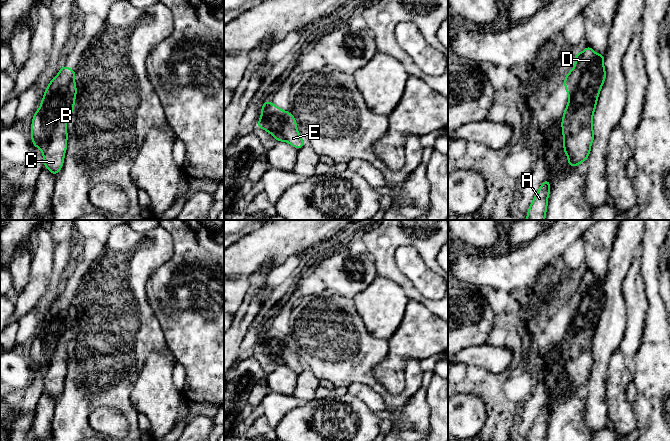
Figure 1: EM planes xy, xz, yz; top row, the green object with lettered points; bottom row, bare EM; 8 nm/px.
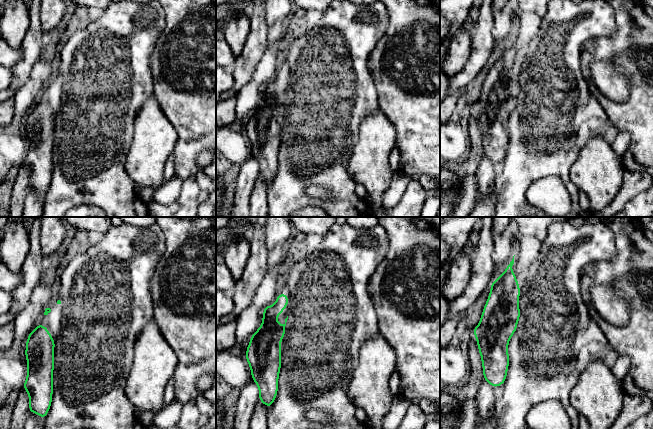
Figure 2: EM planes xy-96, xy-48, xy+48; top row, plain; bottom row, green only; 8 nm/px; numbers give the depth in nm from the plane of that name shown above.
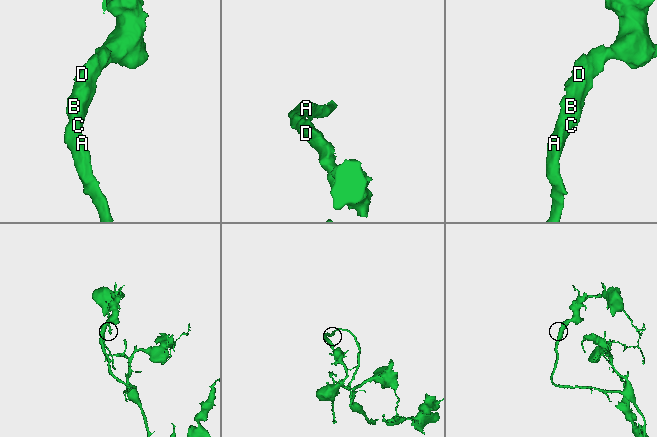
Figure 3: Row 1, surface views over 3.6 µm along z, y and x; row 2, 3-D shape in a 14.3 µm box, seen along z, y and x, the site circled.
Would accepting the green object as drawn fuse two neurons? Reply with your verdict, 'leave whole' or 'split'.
leave whole

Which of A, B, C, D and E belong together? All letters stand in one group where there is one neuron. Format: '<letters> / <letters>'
A B C D E

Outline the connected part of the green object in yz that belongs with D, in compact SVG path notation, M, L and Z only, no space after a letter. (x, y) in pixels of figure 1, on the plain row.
M591 270L575 277L576 286L563 305L569 319L561 344L563 374L568 390L586 386L595 363L593 340L598 320L606 303L605 278L597 278Z

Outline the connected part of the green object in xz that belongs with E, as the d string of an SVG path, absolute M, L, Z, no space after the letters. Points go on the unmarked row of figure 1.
M268 323L262 328L261 340L256 351L267 355L277 366L288 366L297 374L306 369L300 360L296 342L292 337L281 333Z

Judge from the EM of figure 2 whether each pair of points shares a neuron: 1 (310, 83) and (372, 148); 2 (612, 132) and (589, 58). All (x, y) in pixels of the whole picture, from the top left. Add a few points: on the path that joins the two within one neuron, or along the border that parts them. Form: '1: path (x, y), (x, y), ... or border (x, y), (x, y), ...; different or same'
1: border (370, 113), (360, 124), (358, 140), (350, 156); different
2: border (594, 97), (619, 132); different

